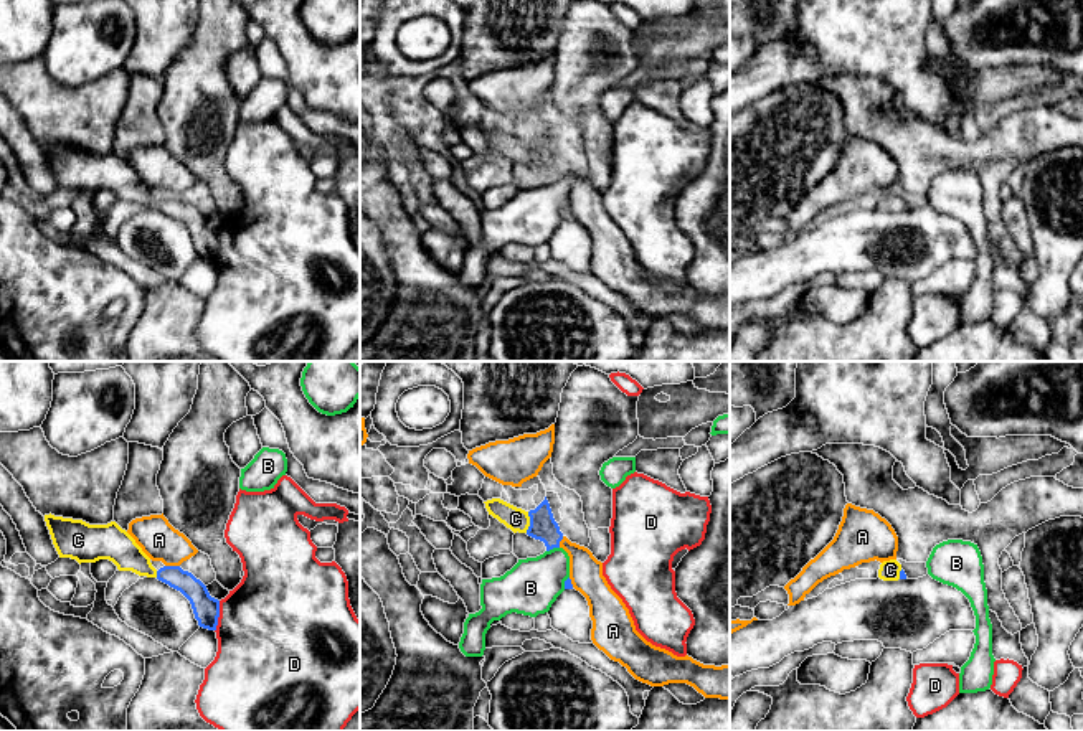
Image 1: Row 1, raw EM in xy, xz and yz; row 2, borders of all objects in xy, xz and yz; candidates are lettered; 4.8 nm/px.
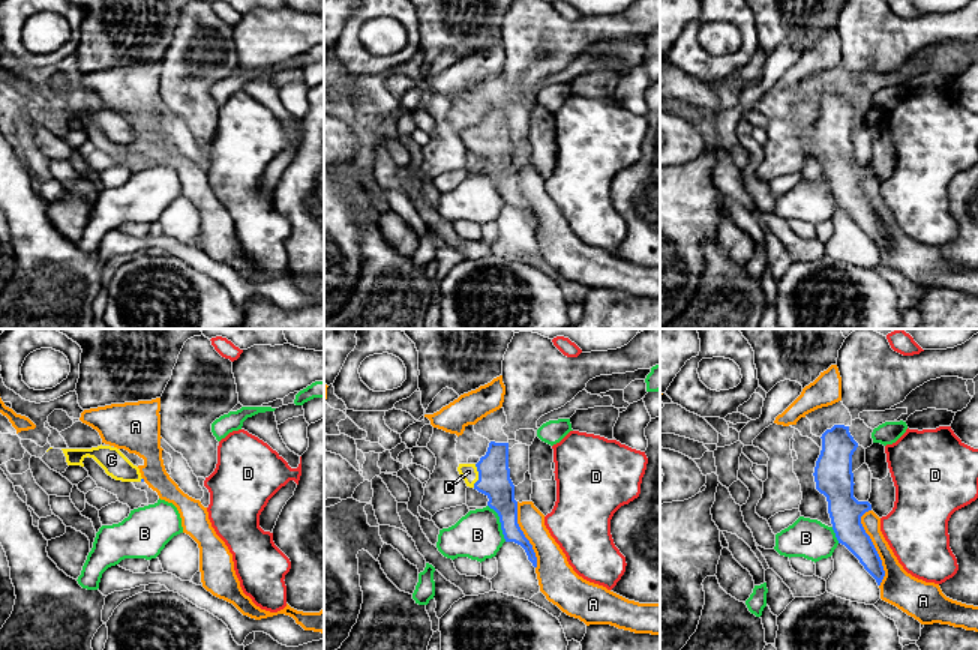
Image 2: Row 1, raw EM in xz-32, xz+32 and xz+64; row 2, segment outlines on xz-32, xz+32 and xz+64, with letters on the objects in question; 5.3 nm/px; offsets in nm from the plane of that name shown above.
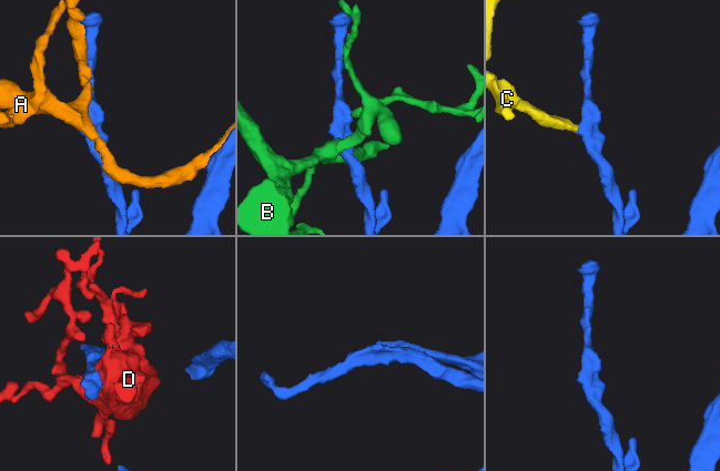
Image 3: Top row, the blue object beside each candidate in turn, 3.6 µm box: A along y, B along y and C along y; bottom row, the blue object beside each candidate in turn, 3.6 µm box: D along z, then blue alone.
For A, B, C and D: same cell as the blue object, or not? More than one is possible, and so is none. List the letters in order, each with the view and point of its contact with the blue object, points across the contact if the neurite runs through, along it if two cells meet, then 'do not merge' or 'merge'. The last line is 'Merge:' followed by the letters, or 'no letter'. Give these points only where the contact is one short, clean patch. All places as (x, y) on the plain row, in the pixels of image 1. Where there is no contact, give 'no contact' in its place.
A: contact xy (172, 197); do not merge
B: contact xz (552, 179); do not merge
C: contact xz (530, 152); way xz (542, 157), (530, 152), (515, 149); merge
D: contact xy (218, 246); do not merge
Merge: C

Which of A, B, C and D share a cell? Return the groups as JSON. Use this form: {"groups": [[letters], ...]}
{"groups": [["A"], ["B"], ["C"], ["D"]]}

